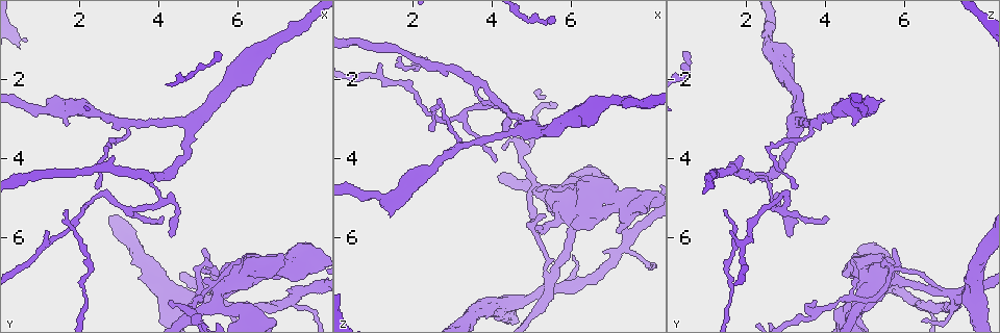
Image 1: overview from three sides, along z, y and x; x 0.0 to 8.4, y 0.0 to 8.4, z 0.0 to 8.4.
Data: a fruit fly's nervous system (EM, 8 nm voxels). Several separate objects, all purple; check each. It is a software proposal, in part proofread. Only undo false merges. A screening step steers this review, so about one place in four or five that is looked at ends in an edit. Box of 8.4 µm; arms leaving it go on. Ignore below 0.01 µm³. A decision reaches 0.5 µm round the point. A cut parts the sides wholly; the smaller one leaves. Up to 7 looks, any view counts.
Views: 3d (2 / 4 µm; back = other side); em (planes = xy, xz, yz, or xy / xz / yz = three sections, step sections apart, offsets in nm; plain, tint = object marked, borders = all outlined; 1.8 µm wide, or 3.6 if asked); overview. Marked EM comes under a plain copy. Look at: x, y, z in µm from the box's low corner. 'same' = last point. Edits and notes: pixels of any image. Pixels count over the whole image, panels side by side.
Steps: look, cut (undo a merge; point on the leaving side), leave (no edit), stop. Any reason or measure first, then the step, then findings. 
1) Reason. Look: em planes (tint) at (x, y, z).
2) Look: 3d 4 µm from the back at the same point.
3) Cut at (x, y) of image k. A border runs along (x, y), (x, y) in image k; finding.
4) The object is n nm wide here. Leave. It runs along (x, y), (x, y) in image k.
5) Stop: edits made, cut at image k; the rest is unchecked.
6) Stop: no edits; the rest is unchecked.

Four or more arms meet. Look: em xz step 16 (tint) at (5.45, 7.50, 7.20).

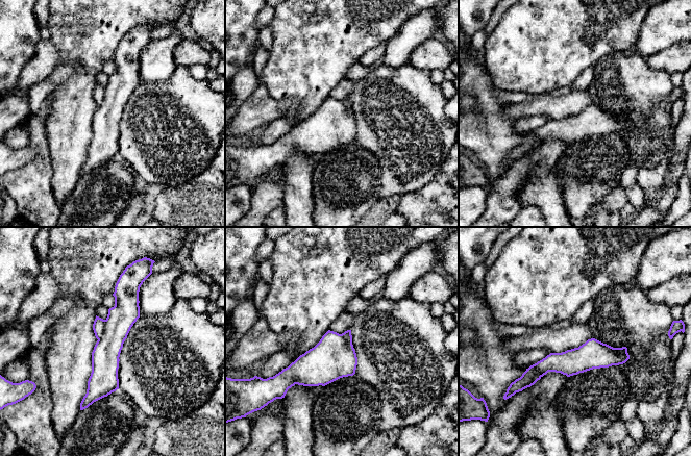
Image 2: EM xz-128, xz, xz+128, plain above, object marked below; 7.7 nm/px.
Look: em planes (borders) at the same point.

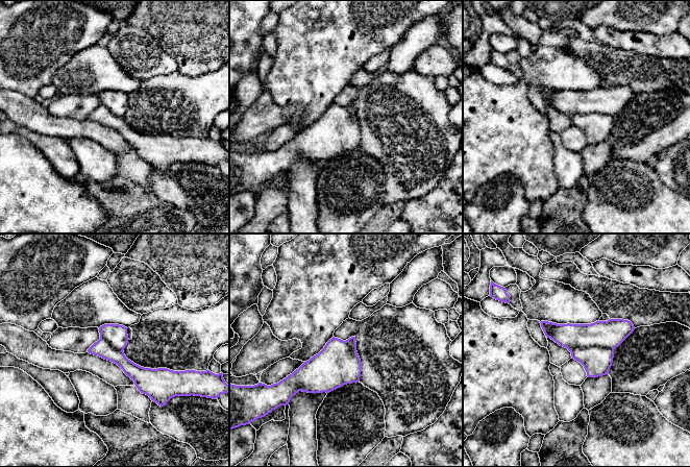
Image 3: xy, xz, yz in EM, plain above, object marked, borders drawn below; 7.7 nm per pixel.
Cut at (596, 361) of image 3. The part that leaves runs along (91, 350), (166, 383) in image 3; two cells meet here.

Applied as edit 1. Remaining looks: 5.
Arms part here. Look: 3d 2 µm at (6.90, 6.75, 4.95).

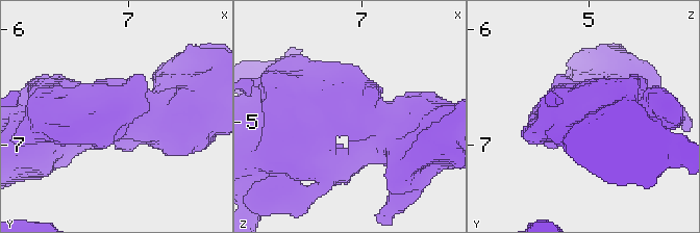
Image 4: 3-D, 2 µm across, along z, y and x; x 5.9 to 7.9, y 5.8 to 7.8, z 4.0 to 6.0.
Look: em xy step 16 (borders) at (6.90, 6.70, 4.98).

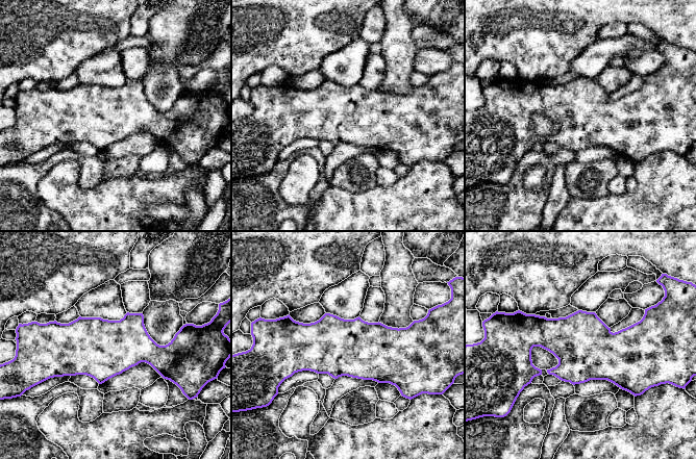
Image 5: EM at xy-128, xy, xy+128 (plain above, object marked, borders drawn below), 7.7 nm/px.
Look: em planes (borders) at the same point.

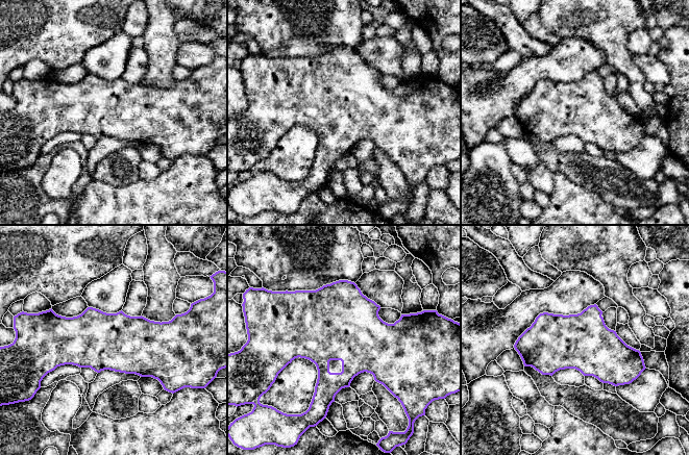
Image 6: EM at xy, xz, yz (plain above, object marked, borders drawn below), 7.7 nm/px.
Leave. One cell here.

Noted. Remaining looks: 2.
Stop: edits made, cut at image 3; the rest is unchecked.

